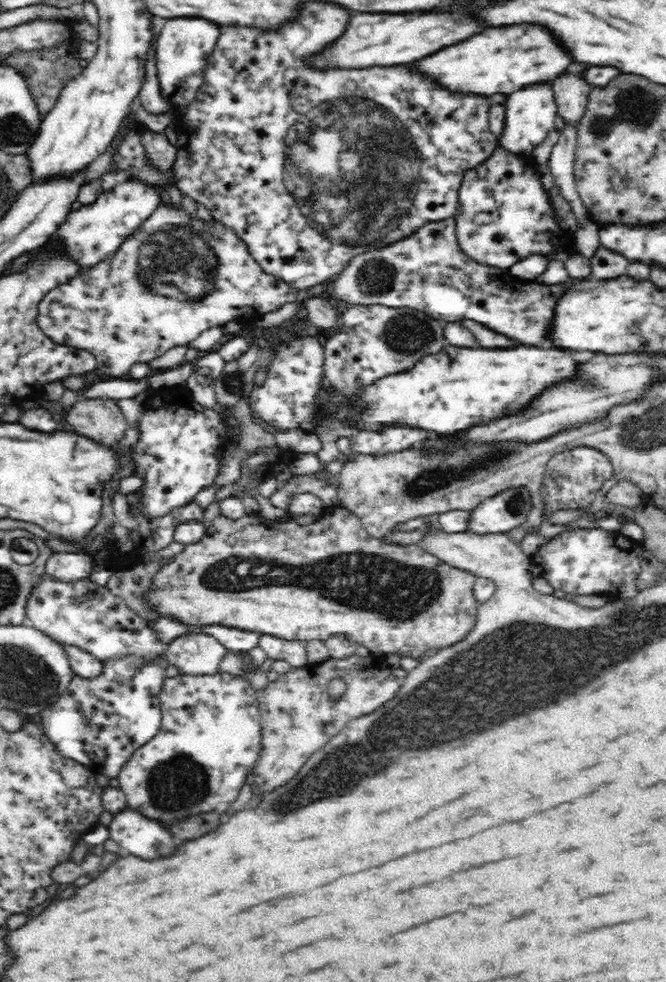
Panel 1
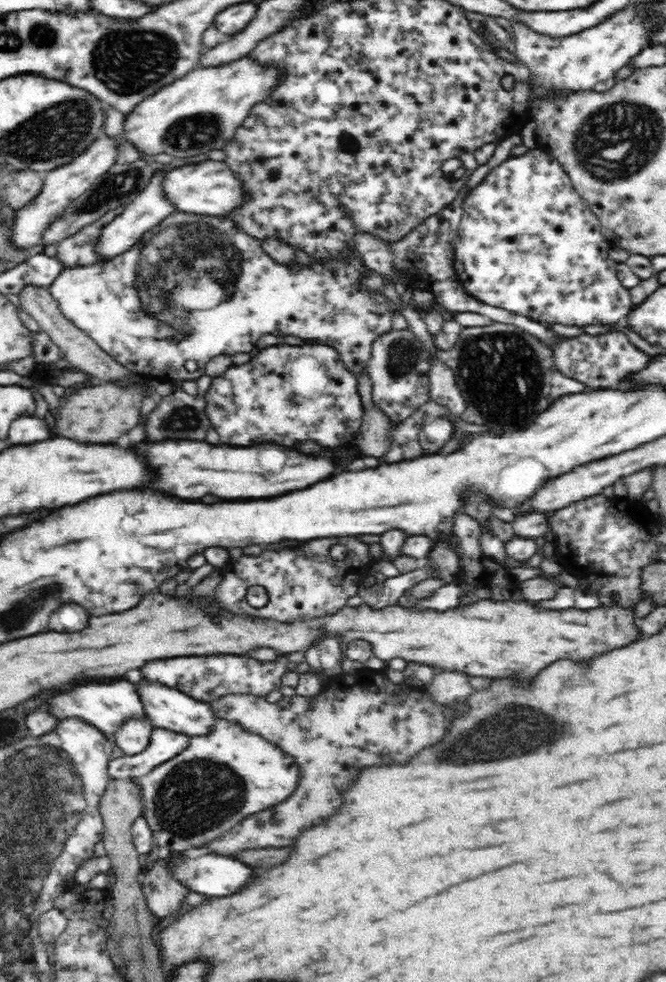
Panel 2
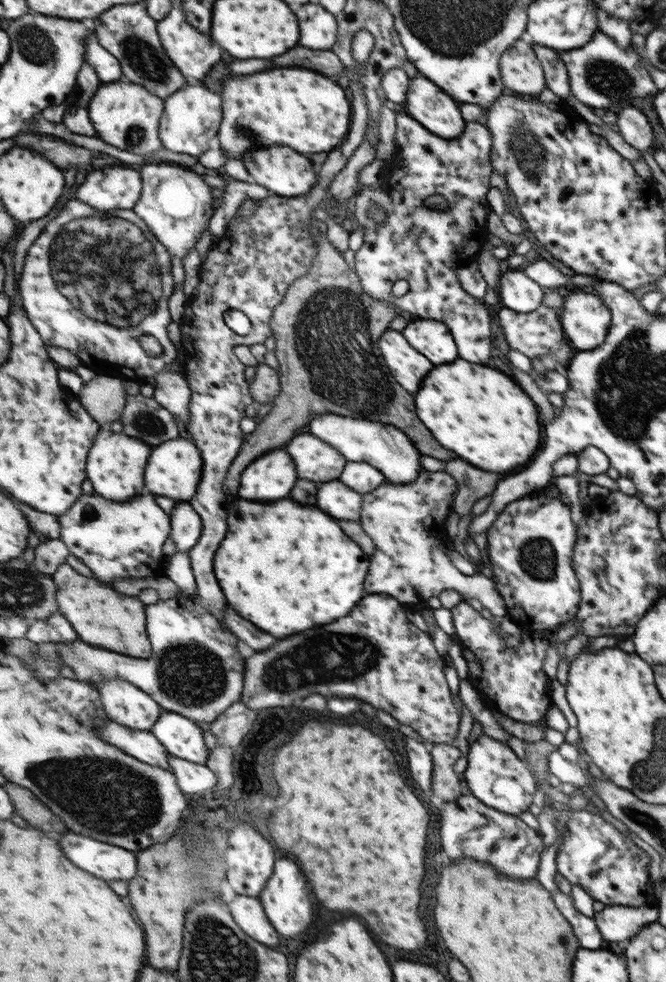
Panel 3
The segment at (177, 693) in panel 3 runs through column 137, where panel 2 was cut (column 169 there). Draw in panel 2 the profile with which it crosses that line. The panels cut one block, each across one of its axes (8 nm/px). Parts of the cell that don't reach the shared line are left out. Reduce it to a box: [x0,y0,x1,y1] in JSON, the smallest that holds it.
[142,654,296,702]

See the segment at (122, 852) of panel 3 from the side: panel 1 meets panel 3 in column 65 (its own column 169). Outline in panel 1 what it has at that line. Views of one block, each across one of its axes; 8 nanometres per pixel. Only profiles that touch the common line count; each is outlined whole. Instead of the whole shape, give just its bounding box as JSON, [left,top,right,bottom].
[108,808,176,860]

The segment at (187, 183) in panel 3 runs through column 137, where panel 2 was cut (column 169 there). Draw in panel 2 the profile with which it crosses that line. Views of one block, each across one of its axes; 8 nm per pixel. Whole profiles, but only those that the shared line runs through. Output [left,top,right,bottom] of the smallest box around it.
[94,170,178,260]

